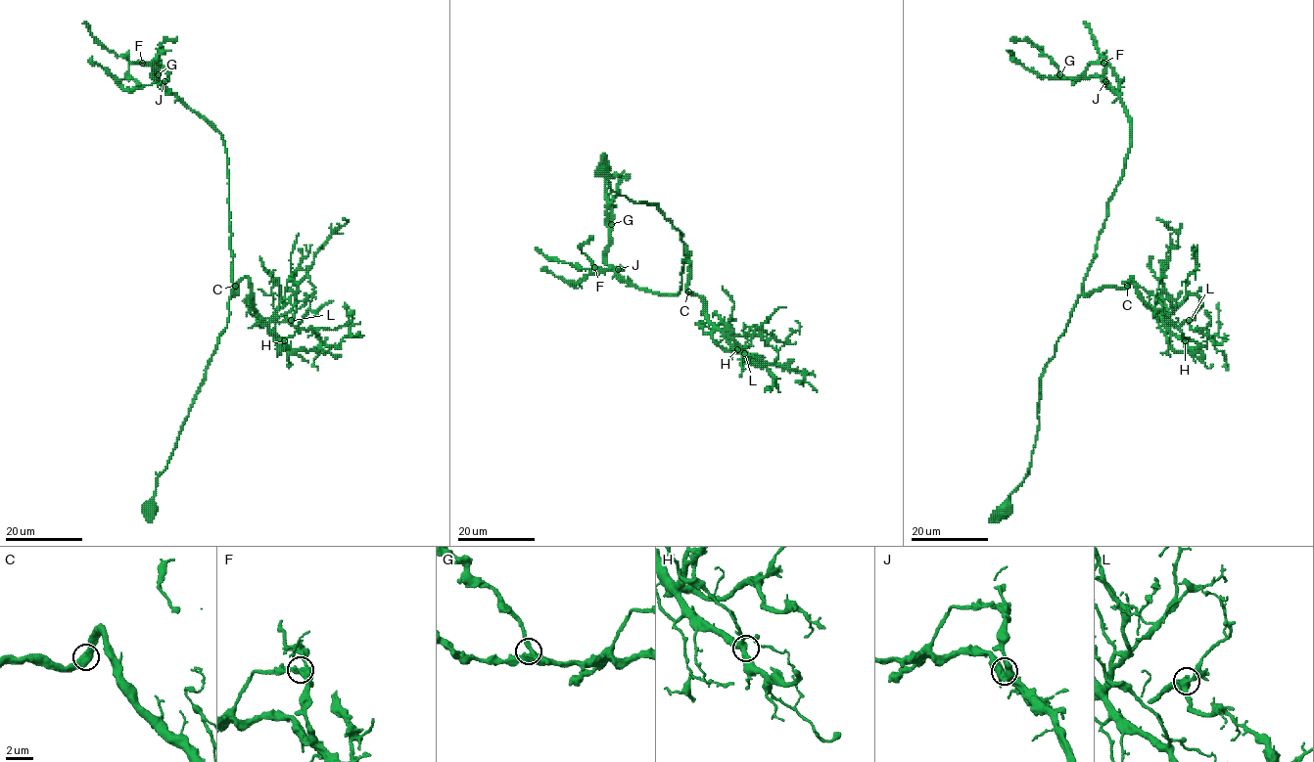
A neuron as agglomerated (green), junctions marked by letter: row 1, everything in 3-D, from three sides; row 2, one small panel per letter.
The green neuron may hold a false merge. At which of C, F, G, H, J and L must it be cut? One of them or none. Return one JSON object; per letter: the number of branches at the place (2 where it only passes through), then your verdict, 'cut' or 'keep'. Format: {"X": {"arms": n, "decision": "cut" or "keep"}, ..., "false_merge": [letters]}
{"C": {"arms": 2, "decision": "keep"}, "F": {"arms": 3, "decision": "keep"}, "G": {"arms": 2, "decision": "keep"}, "H": {"arms": 3, "decision": "keep"}, "J": {"arms": 2, "decision": "keep"}, "L": {"arms": 3, "decision": "keep"}, "false_merge": []}

